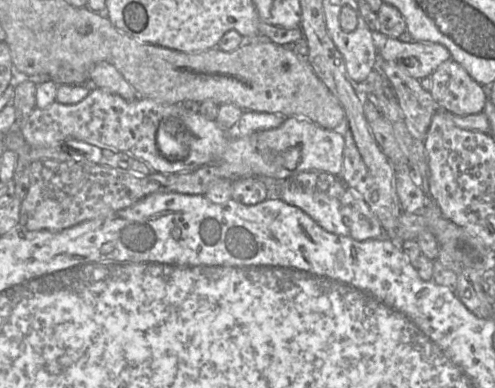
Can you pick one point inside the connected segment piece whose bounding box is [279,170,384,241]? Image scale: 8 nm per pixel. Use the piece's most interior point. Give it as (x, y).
(335, 206)

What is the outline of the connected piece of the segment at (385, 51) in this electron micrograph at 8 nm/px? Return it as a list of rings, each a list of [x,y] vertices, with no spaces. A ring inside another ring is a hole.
[[[383,38],[378,47],[379,62],[394,63],[418,80],[431,76],[443,62],[451,59],[449,50],[438,43],[402,42],[395,38]]]

